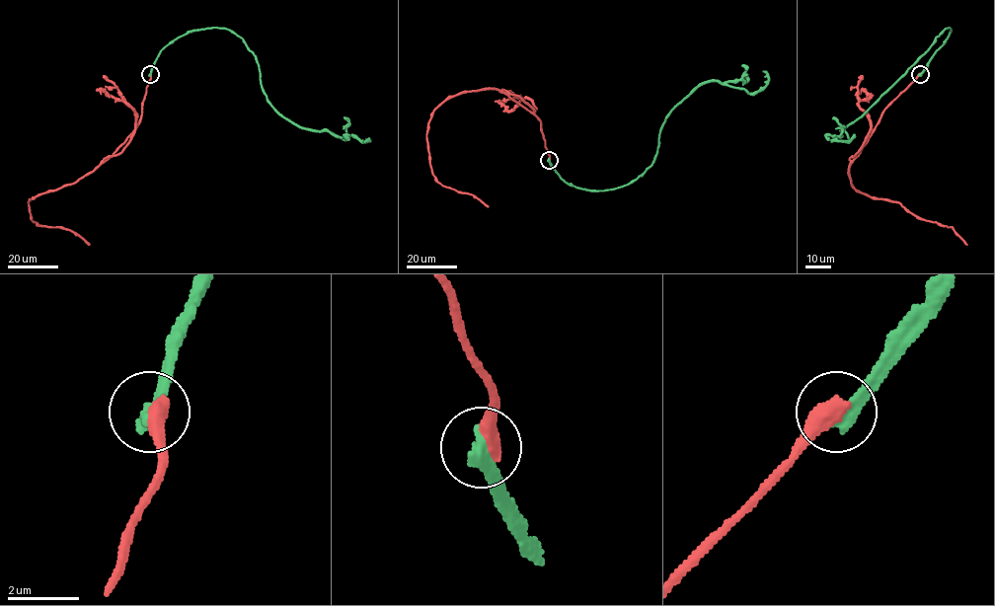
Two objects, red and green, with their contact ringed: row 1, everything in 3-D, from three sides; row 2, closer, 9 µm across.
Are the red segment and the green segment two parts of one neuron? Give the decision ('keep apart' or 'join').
keep apart

